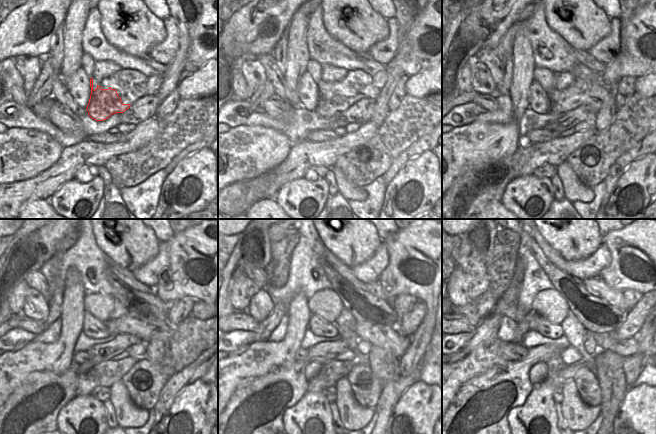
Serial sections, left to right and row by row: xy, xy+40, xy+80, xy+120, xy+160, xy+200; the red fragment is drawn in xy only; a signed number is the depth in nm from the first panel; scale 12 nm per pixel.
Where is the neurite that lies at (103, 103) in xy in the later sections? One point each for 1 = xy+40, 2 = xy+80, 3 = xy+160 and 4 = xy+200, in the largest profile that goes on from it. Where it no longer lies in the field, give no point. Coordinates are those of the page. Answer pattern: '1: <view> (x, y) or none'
1: xy+40 (328, 104)
2: xy+80 (557, 104)
3: xy+160 (386, 337)
4: xy+200 (605, 341)

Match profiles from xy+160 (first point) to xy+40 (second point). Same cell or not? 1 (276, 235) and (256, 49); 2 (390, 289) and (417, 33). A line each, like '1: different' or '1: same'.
1: different
2: same

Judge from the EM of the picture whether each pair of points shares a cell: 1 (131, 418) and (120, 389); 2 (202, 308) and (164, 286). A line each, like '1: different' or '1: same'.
1: same
2: different

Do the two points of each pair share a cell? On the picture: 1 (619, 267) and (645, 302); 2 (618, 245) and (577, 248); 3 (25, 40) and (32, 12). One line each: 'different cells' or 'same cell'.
1: different cells
2: different cells
3: different cells

